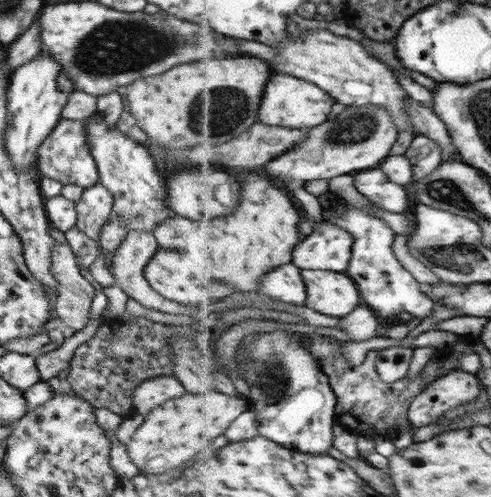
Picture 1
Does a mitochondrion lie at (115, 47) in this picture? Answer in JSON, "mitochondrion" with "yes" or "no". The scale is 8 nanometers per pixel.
{"mitochondrion":"yes"}

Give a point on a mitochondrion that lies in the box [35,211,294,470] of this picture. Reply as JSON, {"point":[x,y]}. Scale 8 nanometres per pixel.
{"point":[274,378]}

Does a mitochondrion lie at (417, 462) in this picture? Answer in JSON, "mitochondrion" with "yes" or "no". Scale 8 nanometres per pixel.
{"mitochondrion":"no"}

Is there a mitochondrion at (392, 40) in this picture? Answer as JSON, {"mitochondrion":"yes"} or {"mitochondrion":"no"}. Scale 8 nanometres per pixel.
{"mitochondrion":"no"}

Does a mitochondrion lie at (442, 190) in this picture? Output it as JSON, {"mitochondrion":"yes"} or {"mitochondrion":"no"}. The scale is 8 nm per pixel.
{"mitochondrion":"yes"}

